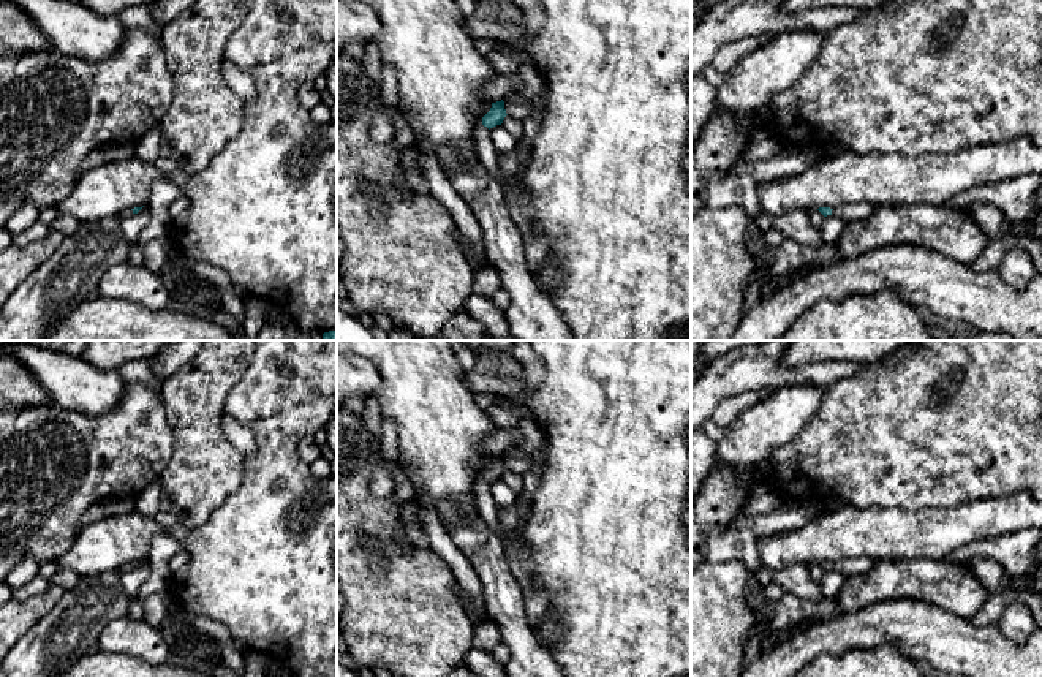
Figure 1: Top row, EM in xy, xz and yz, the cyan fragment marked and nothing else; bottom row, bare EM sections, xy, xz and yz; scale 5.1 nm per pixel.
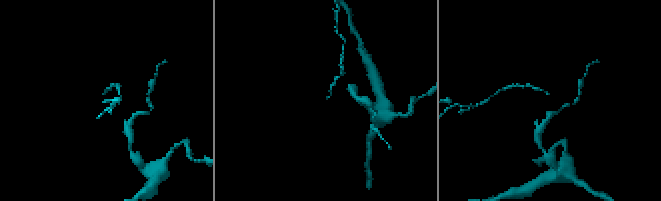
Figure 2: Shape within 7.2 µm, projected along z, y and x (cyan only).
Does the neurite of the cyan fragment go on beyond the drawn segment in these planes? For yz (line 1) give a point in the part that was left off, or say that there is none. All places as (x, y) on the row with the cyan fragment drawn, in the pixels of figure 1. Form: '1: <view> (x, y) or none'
1: yz (849, 212)

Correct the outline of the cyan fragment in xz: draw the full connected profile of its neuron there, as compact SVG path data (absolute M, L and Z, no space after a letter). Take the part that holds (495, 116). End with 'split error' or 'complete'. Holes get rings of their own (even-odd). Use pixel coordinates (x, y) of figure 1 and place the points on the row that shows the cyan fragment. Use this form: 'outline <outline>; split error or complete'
outline M546 92L534 96L531 114L525 120L522 120L523 136L517 141L517 153L519 153L520 166L519 171L511 177L501 174L498 168L496 150L493 149L490 139L490 130L496 125L501 125L504 117L508 115L503 100L492 103L490 111L482 117L482 123L474 131L476 153L481 163L487 168L487 171L493 177L500 179L504 185L519 183L528 169L530 153L531 153L533 142L539 133L546 98L547 98Z; split error

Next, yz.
outline M859 202L859 204L848 204L848 206L838 206L835 209L830 207L819 207L817 210L827 217L827 215L836 215L843 218L844 221L854 221L860 218L866 218L873 214L876 206L868 204L868 202Z; split error

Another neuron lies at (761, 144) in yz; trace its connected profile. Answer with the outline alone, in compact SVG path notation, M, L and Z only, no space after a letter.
M757 127L748 138L743 158L748 161L761 161L772 158L780 150L780 142L768 127Z

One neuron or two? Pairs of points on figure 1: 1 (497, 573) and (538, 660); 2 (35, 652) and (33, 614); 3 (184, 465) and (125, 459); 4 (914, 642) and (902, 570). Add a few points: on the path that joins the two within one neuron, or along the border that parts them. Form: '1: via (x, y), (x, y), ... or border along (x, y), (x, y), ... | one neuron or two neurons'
1: via (502, 595), (519, 638) | one neuron
2: border along (60, 598), (16, 641) | two neurons
3: border along (168, 426), (173, 435), (173, 454), (158, 480) | two neurons
4: border along (870, 605), (913, 598), (928, 601), (941, 609) | two neurons

